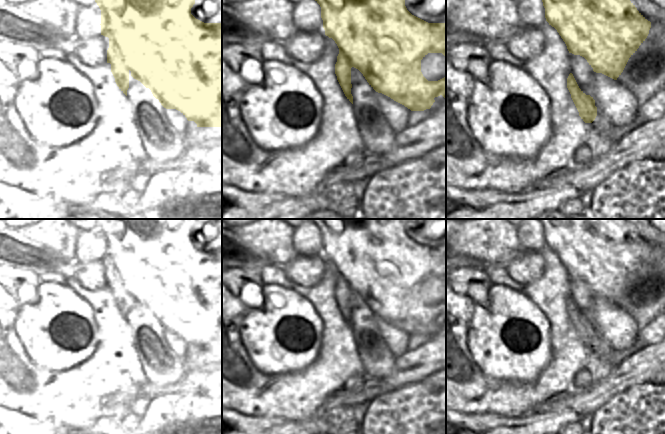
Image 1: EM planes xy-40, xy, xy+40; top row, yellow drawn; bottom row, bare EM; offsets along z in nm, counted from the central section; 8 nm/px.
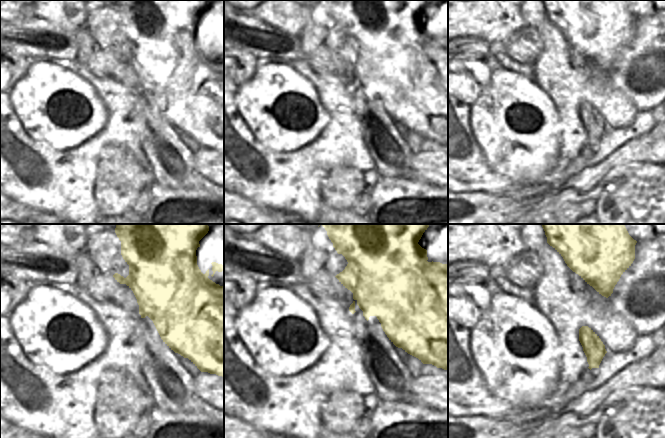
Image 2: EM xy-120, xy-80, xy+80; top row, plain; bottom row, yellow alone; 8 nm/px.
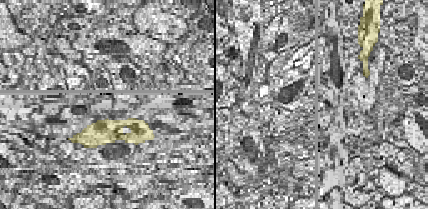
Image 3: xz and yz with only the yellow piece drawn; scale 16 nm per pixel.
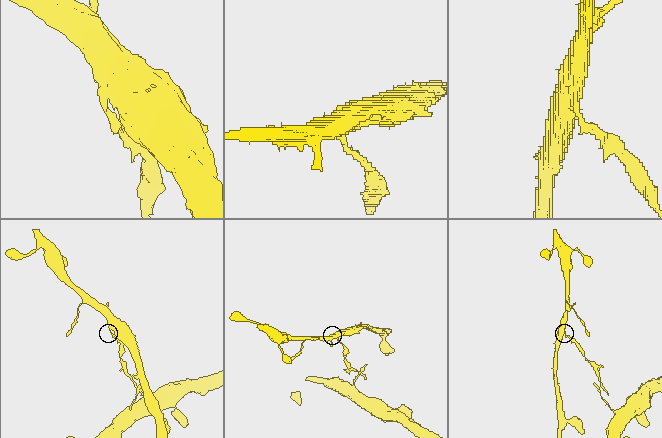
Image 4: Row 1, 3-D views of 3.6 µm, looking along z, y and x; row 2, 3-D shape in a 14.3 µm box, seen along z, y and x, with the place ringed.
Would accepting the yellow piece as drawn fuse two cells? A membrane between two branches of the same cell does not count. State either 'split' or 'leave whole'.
split

